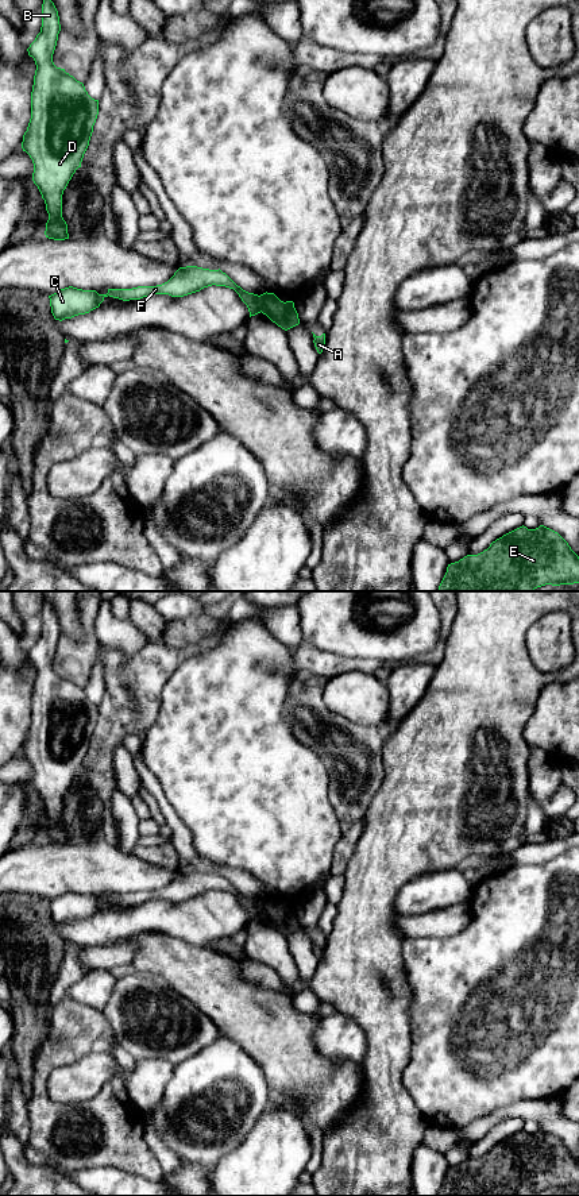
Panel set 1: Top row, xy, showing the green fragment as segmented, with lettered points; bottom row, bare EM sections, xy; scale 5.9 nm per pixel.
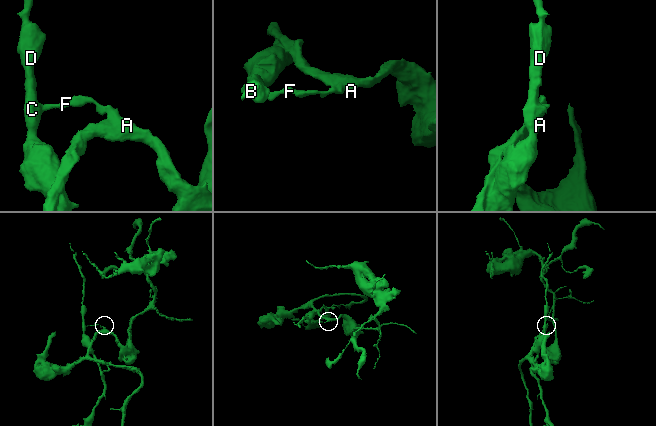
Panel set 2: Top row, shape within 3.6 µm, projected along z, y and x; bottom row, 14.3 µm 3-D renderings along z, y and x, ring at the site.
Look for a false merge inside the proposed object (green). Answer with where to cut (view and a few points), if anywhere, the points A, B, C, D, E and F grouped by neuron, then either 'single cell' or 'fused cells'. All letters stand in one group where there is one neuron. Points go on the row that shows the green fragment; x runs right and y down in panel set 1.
cut xy (258, 296), (262, 311); groups A E / B C D F; fused cells

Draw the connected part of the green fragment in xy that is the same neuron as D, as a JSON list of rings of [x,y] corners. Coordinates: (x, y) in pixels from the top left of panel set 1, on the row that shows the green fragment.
[[[43,0],[40,32],[27,49],[36,70],[31,119],[22,148],[32,159],[32,181],[49,213],[45,235],[54,240],[69,239],[62,217],[62,194],[81,167],[99,115],[99,100],[92,99],[82,82],[53,62],[59,31],[54,3]]]

